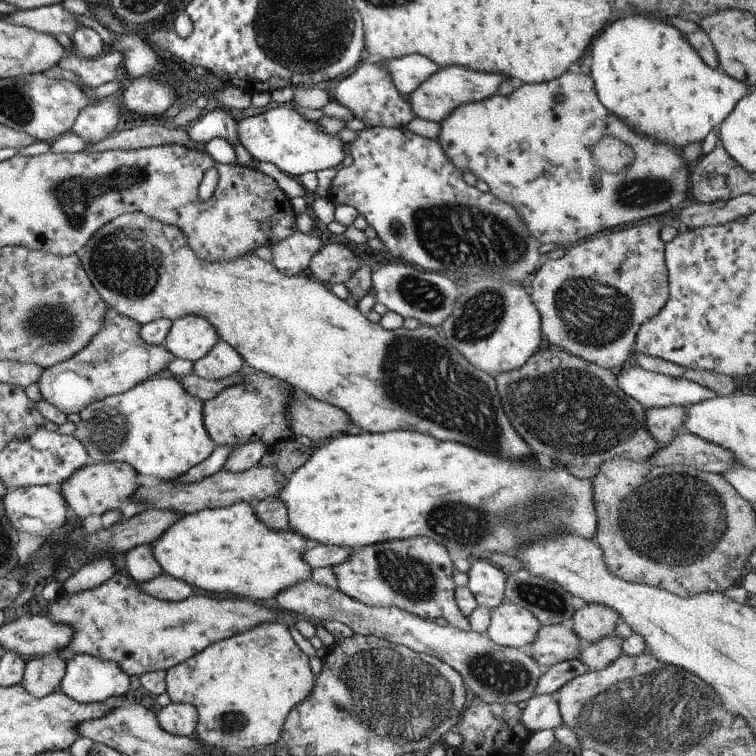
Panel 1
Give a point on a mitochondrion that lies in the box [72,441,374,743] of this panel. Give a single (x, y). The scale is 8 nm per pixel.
(234, 723)

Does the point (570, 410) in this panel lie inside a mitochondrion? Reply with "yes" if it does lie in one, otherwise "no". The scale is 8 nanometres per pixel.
yes

